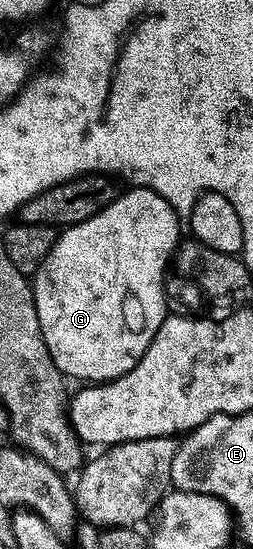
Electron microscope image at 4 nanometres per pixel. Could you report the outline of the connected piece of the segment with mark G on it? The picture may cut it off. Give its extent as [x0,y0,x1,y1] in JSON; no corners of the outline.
[31,187,182,383]

